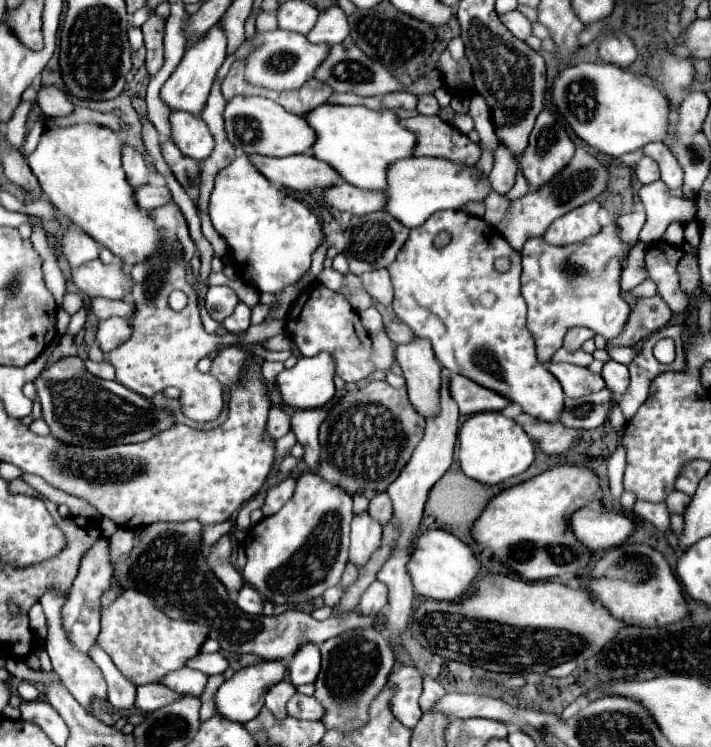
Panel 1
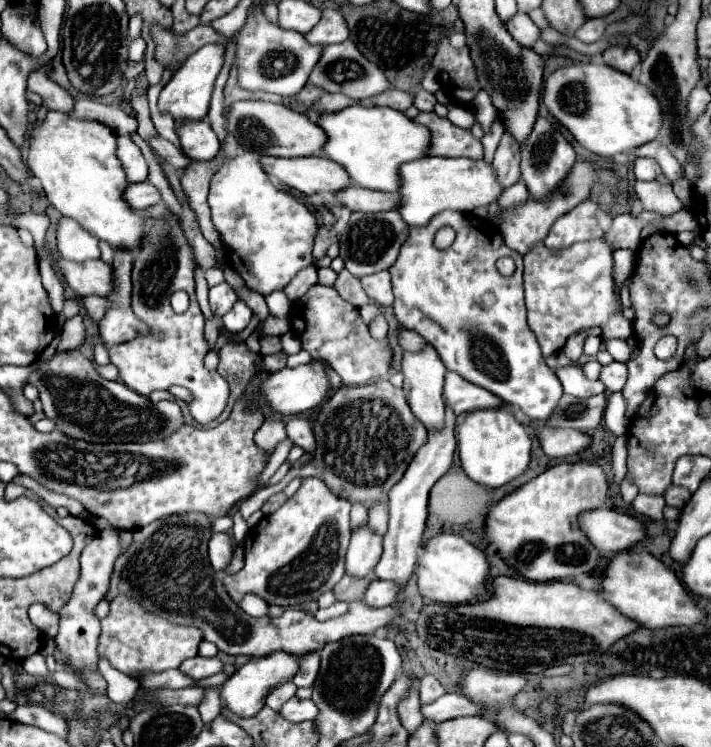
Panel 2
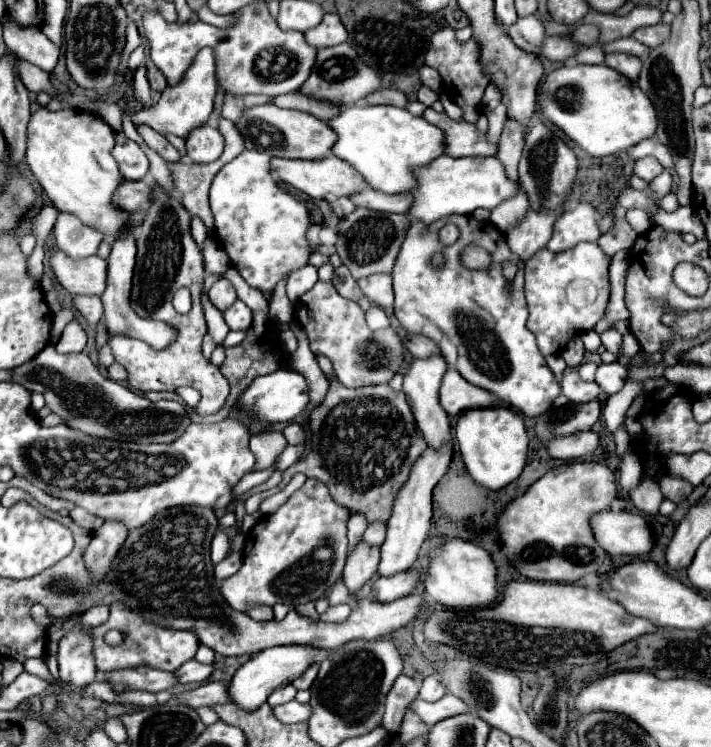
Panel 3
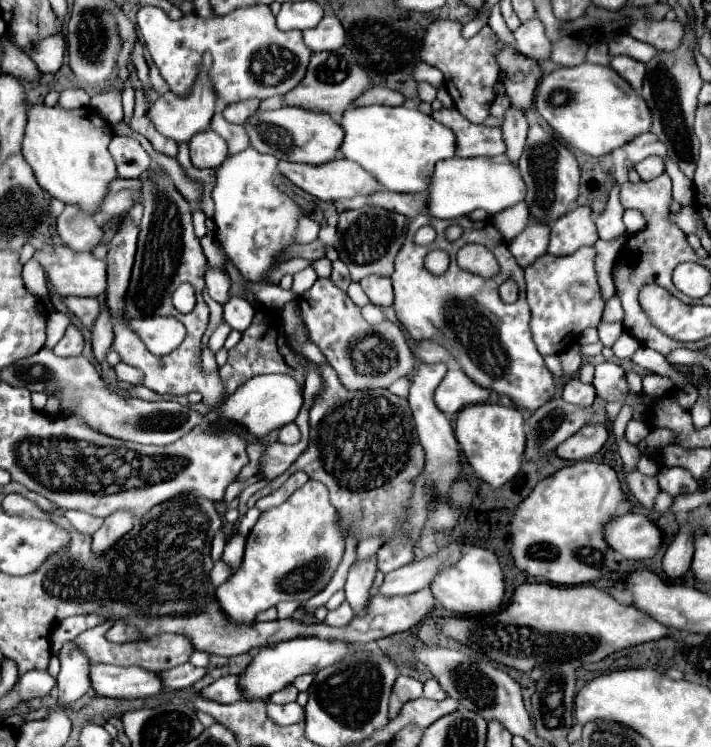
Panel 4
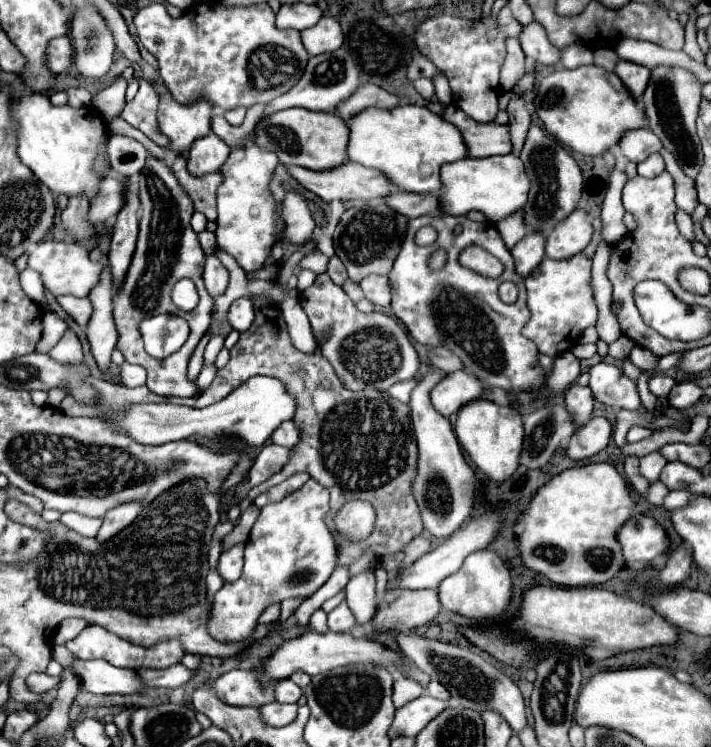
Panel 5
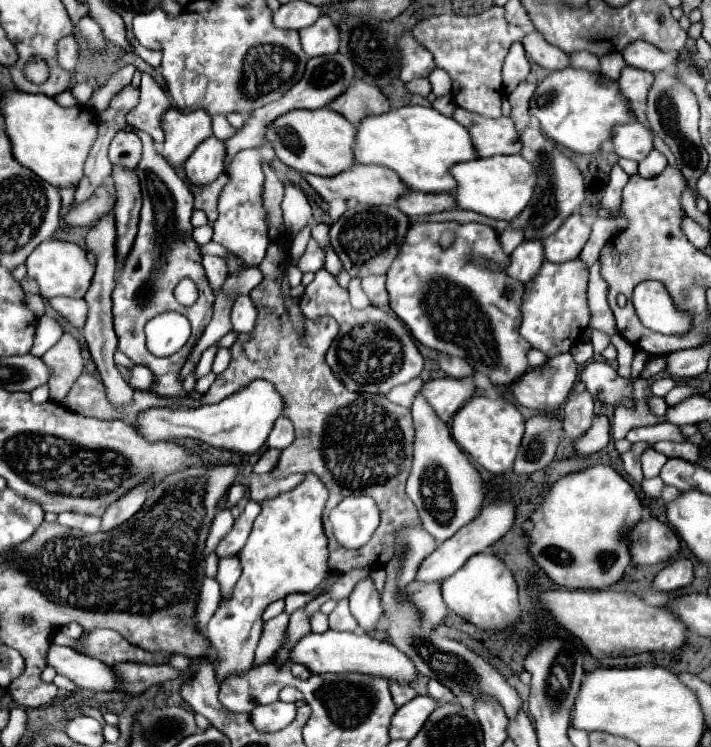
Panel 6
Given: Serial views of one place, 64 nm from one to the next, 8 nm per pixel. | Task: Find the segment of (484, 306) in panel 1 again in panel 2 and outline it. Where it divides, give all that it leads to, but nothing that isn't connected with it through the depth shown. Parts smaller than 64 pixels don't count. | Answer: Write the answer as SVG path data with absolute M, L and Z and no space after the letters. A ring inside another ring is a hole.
M442 212L434 216L426 226L410 228L408 240L402 244L396 264L390 268L394 288L394 314L406 328L418 332L428 344L432 344L444 362L446 370L458 372L472 384L488 388L500 396L506 404L520 406L532 420L548 420L562 398L562 384L554 370L544 362L534 332L526 324L526 306L522 292L522 256L510 250L494 222L464 214L464 212ZM442 226L452 226L456 240L446 250L434 248L434 234ZM502 256L510 256L516 262L512 276L502 276L494 262Z

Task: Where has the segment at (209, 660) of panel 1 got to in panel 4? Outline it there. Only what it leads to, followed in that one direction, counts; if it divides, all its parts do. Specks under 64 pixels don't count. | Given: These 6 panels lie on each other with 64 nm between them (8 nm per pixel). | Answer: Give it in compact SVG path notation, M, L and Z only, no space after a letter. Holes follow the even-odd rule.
M186 662L172 670L160 672L160 676L164 676L164 686L168 686L168 688L190 688L194 682L198 682L200 678L206 676L206 668L198 668L198 666L192 666L190 662Z

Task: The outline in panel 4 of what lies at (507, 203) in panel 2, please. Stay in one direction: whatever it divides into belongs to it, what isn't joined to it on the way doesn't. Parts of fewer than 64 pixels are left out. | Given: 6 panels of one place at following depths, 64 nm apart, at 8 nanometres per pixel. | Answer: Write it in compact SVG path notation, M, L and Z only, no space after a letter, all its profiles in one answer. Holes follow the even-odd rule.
M518 202L506 208L504 212L498 212L496 216L492 216L492 224L496 224L504 240L512 240L524 230L524 226L528 224L528 218L530 218L530 212L528 212L526 202Z

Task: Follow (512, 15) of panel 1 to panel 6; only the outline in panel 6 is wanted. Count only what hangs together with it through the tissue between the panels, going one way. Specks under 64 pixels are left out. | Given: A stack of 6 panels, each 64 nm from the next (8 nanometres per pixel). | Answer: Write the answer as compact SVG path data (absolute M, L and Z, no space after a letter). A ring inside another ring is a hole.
M538 30L526 34L522 38L522 46L526 50L528 60L536 62L542 68L562 70L562 68L568 66L568 54L564 54L556 46L548 44L548 40L544 40L544 36L540 36Z

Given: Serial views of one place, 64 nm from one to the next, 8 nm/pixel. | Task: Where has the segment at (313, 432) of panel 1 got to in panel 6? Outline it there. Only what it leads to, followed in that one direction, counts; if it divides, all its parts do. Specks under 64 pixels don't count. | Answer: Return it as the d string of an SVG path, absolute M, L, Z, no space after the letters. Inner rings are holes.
M288 418L276 420L274 430L266 440L266 446L282 450L282 448L288 448L292 442L294 442L294 426L292 426L292 422Z

